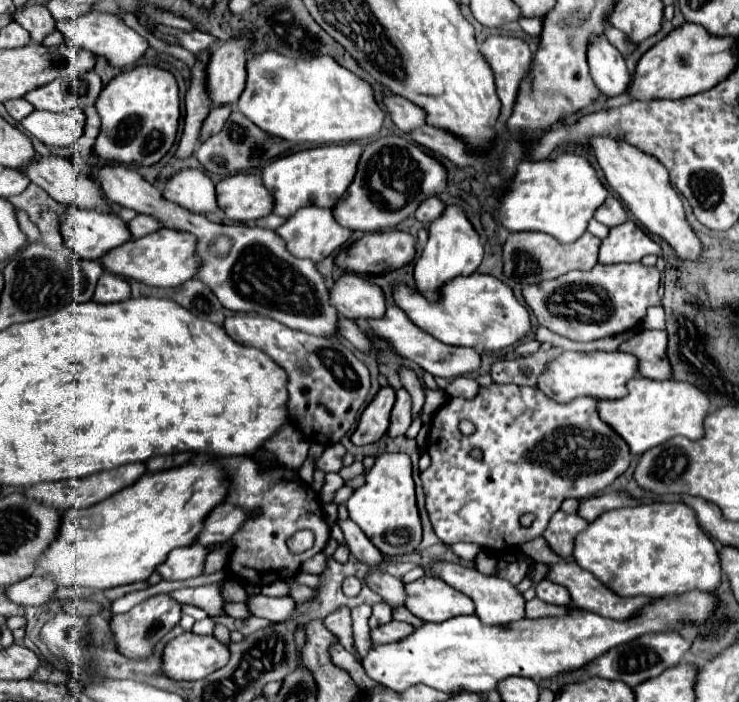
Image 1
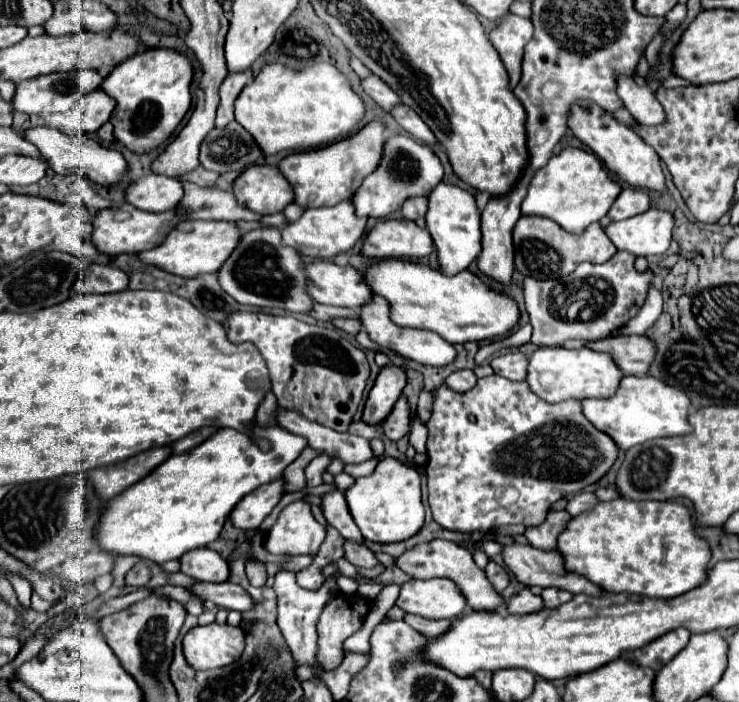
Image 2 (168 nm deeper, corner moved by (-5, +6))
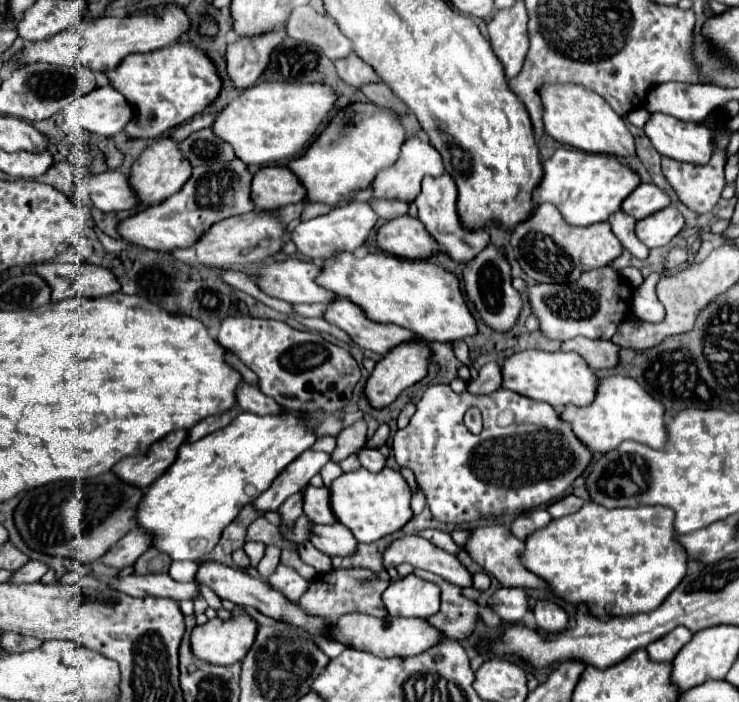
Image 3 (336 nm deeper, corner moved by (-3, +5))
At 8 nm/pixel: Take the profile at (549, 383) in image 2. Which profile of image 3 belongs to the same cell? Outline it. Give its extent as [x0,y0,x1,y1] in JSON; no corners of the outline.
[501,350,599,408]

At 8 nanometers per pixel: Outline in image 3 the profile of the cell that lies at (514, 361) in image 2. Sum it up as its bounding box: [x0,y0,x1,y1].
[467,362,501,394]

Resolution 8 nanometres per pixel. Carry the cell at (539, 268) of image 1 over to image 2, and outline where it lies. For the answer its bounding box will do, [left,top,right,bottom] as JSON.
[513,217,617,279]

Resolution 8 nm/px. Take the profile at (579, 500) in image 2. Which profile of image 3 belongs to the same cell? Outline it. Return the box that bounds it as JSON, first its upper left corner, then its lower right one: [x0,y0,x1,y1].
[547,494,585,518]

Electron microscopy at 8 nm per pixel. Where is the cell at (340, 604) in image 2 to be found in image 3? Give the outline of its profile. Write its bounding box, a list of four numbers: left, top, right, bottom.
[299,568,389,622]

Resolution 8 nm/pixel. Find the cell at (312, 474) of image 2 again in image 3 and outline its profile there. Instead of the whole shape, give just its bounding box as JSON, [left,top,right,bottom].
[277,492,303,528]

